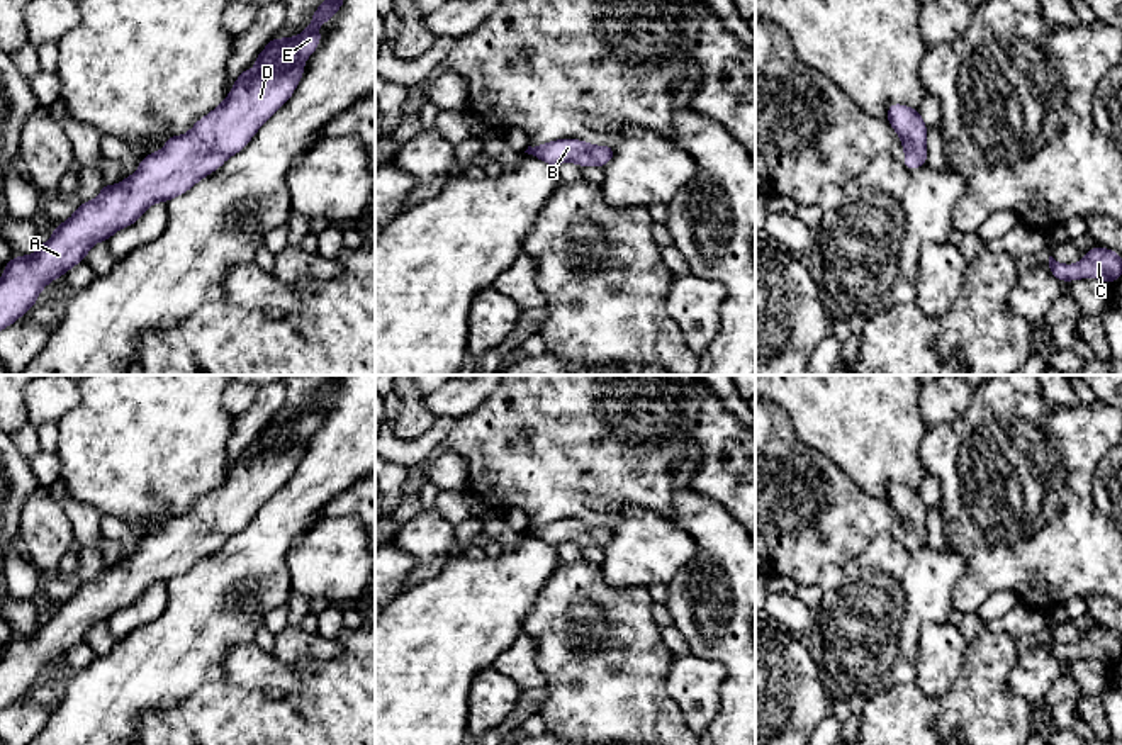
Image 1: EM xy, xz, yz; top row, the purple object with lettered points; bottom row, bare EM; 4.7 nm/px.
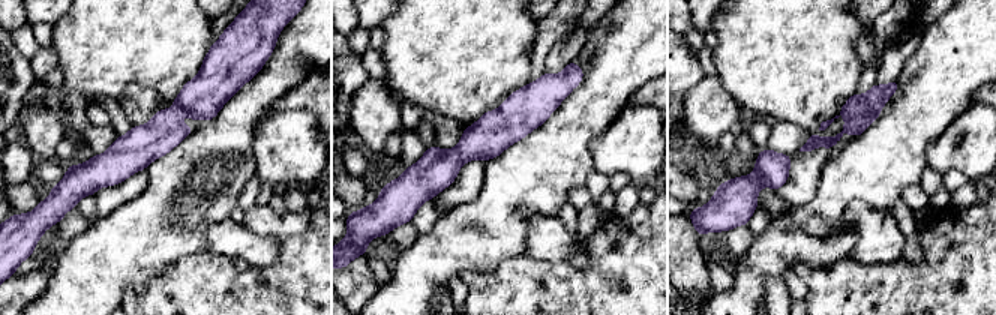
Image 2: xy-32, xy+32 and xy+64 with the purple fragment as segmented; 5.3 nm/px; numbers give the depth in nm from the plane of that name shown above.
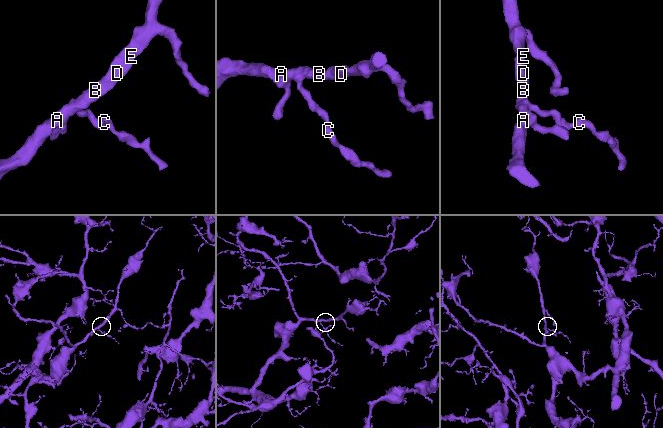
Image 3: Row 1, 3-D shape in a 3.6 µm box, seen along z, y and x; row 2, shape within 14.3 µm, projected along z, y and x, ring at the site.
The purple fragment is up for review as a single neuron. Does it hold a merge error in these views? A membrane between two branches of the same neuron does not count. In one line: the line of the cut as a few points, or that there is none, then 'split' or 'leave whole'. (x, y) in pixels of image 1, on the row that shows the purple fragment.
cut none; leave whole

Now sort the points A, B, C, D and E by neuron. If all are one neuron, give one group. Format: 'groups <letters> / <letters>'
groups A B C D E

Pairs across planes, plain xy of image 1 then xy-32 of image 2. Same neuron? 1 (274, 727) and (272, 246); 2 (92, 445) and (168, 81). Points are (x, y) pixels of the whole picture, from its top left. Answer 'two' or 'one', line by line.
1: two
2: one

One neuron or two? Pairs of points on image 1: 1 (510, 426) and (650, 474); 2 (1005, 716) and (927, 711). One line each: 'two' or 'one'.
1: one
2: one

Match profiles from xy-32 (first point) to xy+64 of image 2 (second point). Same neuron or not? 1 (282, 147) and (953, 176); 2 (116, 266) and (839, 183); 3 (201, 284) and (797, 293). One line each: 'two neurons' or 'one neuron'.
1: two neurons
2: one neuron
3: two neurons

